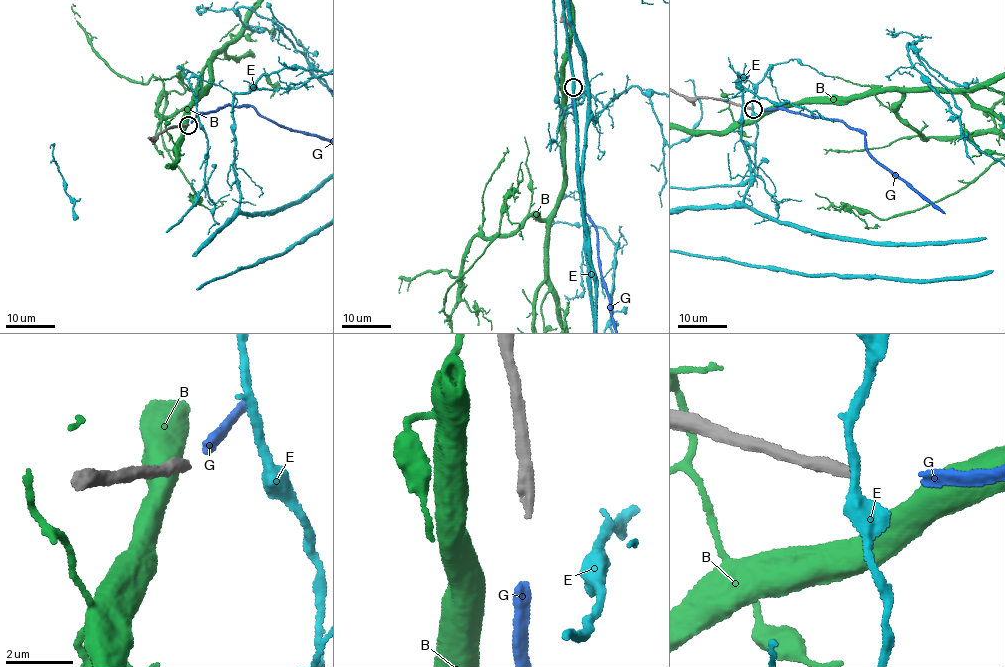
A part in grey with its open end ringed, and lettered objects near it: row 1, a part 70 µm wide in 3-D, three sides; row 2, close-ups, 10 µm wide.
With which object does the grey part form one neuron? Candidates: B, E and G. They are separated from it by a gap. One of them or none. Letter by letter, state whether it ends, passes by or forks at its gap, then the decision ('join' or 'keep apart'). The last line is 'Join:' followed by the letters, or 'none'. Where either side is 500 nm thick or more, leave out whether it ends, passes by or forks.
B: keep apart
E: it passes by; keep apart
G: it ends there; join
Join: G

